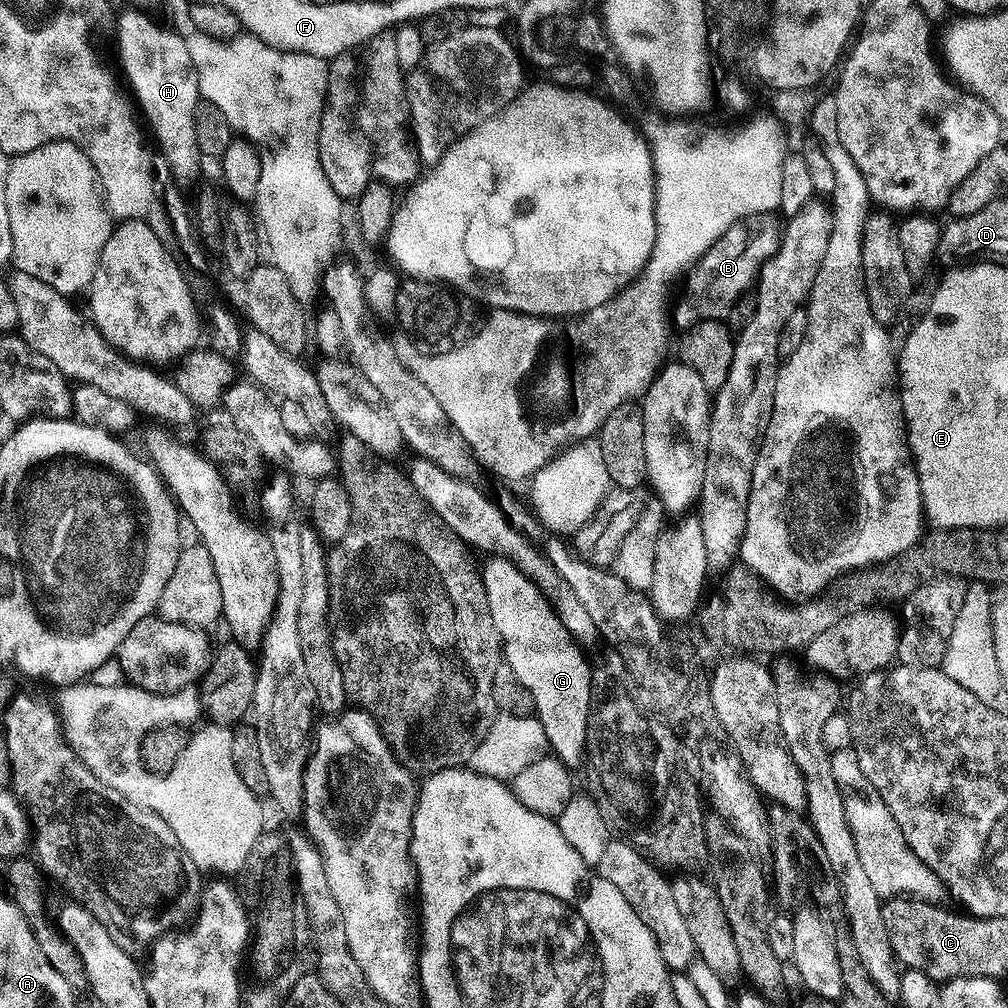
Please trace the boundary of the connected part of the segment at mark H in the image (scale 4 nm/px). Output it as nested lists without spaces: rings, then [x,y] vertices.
[[[129,6],[129,8],[126,9],[125,12],[122,13],[121,16],[118,17],[116,20],[116,44],[118,47],[120,47],[120,64],[122,67],[124,67],[124,76],[126,79],[128,79],[128,84],[130,87],[132,87],[133,94],[136,95],[137,101],[135,100],[135,103],[138,105],[138,108],[139,108],[138,103],[140,103],[140,108],[142,111],[144,111],[144,116],[146,119],[148,119],[149,126],[152,127],[152,136],[154,139],[157,140],[158,143],[160,143],[160,150],[164,154],[165,160],[168,162],[168,168],[170,171],[172,171],[173,178],[177,180],[177,181],[176,180],[173,181],[175,181],[177,185],[185,186],[184,184],[194,183],[195,180],[198,179],[200,176],[200,163],[202,163],[202,157],[200,155],[200,151],[198,150],[198,138],[194,138],[194,110],[198,106],[198,102],[202,99],[202,97],[200,94],[200,87],[198,86],[198,74],[194,70],[194,62],[190,62],[190,50],[186,50],[186,42],[175,32],[174,28],[170,27],[167,23],[164,24],[159,24],[159,22],[156,21],[154,17],[152,17],[152,14],[149,14],[147,11],[141,10],[135,6]]]

